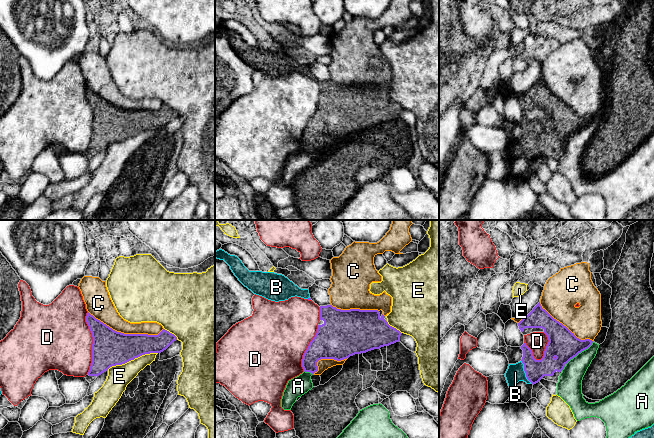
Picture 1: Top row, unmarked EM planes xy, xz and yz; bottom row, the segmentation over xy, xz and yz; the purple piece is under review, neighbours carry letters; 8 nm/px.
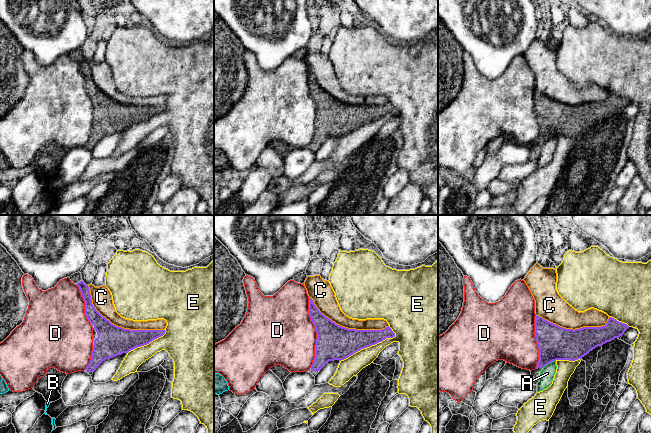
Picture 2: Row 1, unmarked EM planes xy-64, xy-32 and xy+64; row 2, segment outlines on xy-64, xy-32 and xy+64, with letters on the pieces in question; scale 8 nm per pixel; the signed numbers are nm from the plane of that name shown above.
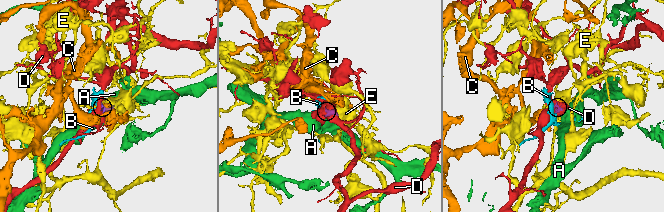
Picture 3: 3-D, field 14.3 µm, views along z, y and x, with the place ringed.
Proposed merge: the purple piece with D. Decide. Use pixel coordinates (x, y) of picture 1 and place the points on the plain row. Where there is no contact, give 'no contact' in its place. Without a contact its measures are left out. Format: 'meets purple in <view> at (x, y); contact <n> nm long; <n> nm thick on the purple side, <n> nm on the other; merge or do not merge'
meets purple in xy at (93, 119); contact 500 nm long; 280 nm thick on the purple side, 480 nm on the other; do not merge

